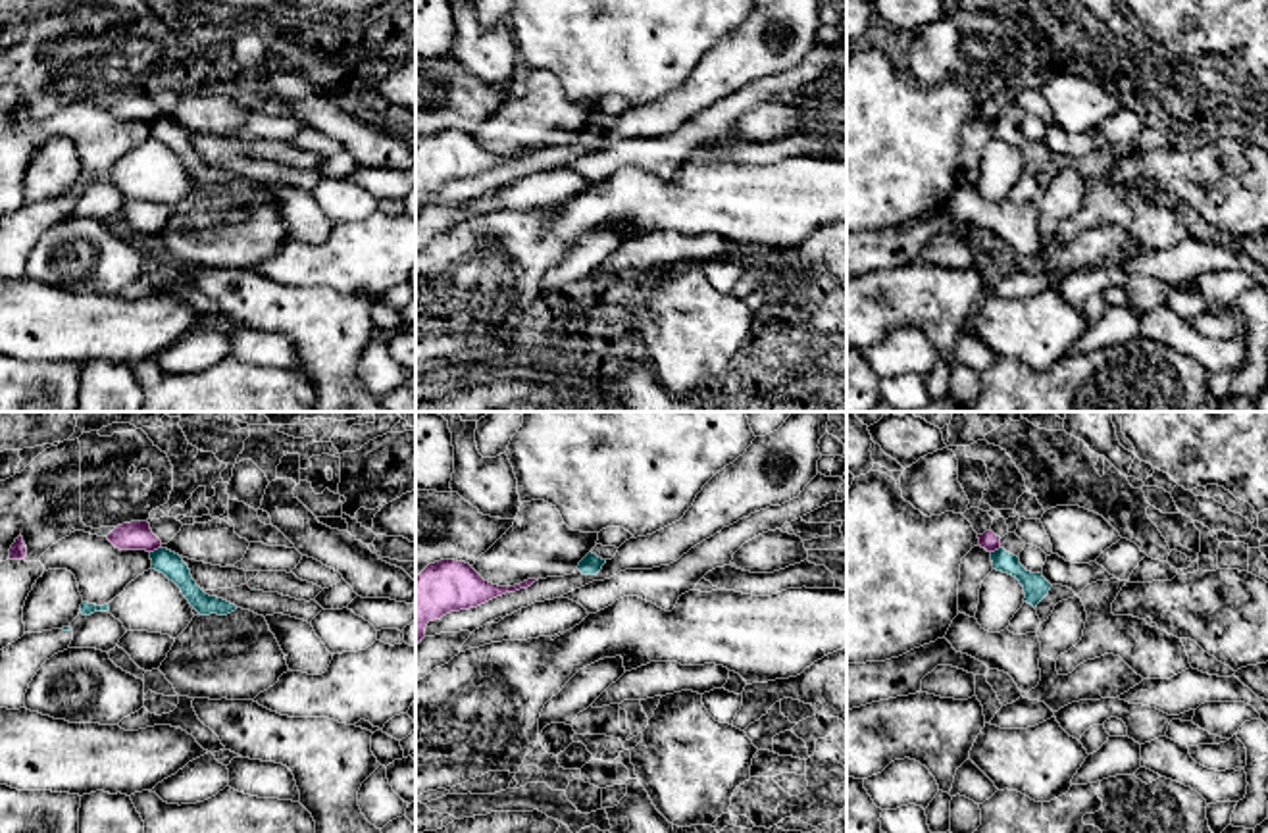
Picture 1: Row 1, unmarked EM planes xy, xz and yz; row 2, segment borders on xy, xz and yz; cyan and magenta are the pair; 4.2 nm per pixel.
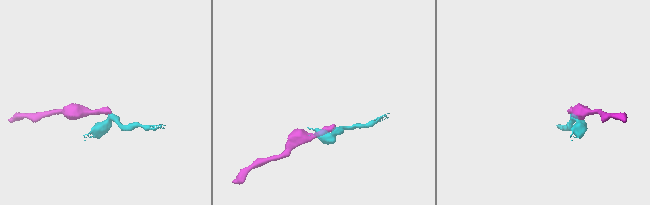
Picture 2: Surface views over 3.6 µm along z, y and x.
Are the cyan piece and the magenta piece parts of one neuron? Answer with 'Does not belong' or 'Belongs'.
Does not belong

